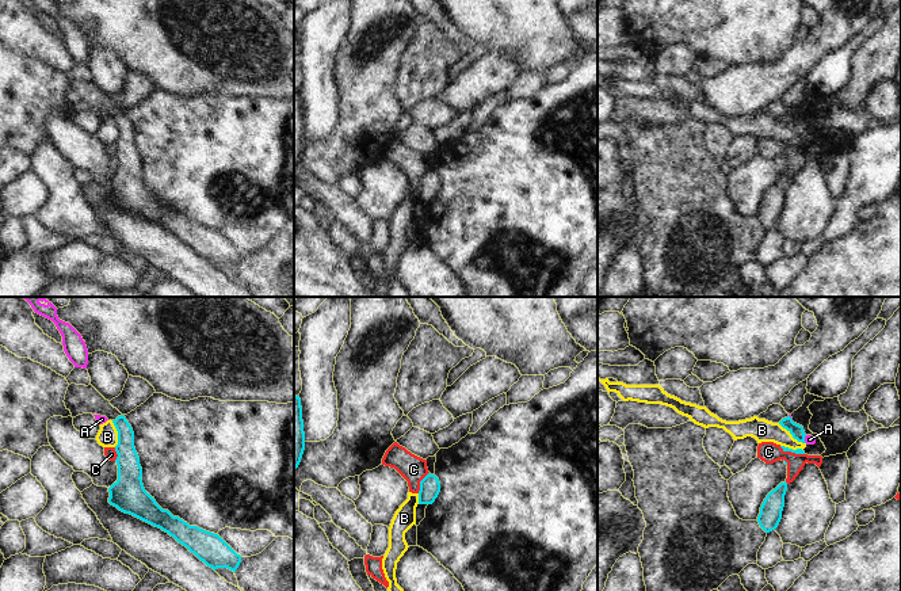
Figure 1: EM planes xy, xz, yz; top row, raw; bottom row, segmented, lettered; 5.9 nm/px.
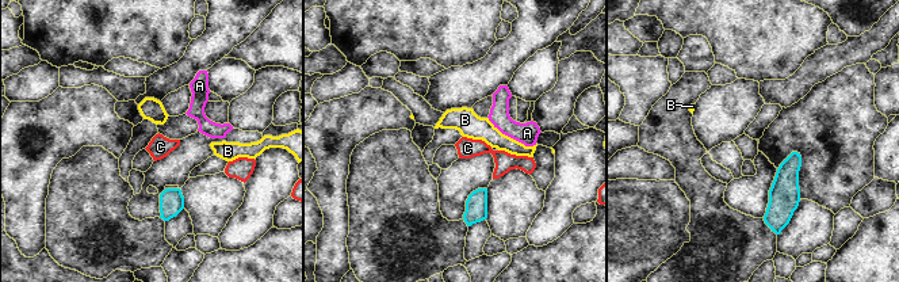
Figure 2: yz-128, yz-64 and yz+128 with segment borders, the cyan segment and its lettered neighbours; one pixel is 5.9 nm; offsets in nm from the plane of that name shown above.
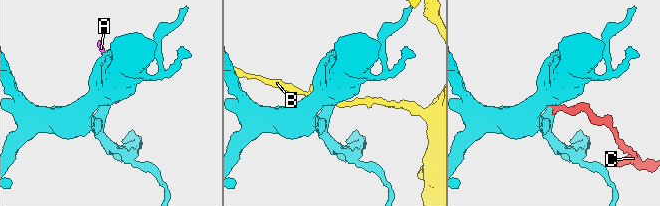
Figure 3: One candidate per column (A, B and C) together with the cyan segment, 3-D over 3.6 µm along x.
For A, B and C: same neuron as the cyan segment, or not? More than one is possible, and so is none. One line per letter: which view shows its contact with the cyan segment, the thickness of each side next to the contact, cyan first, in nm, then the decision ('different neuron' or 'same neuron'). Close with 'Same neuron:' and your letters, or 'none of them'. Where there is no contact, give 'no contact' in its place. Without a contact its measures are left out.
A: yz | 80/60 nm | different neuron
B: yz | 80/140 nm | different neuron
C: xz | 130/160 nm | different neuron
Same neuron: none of them

